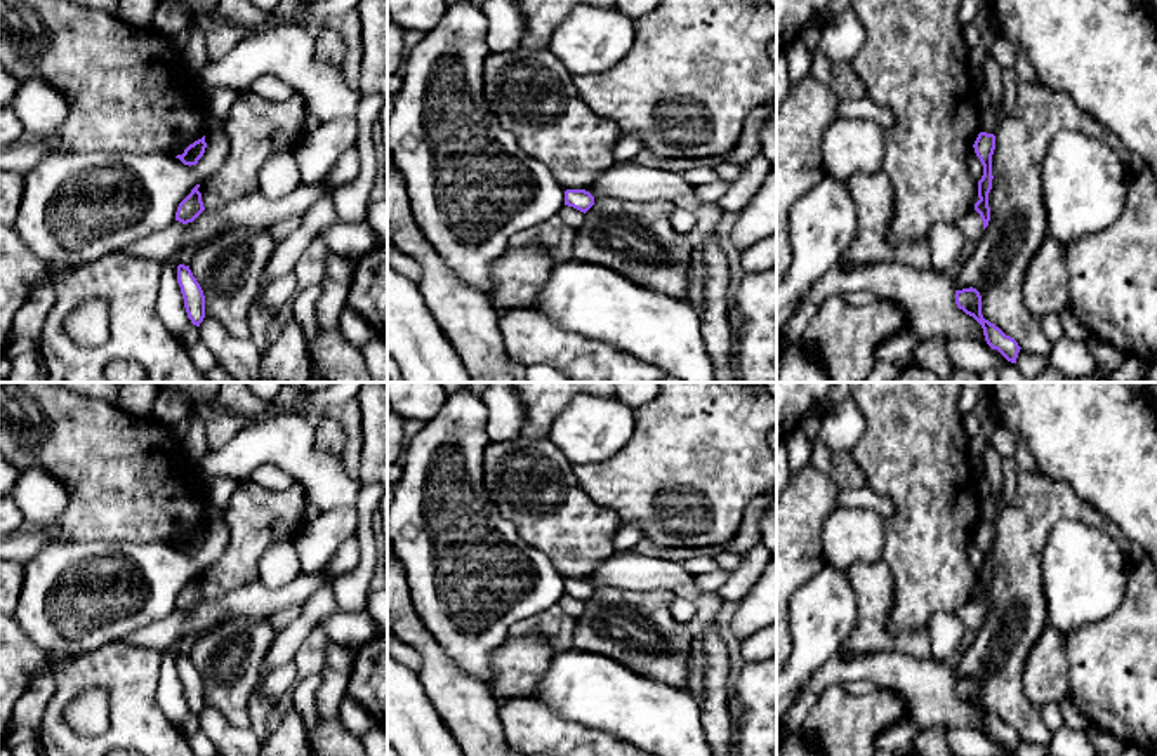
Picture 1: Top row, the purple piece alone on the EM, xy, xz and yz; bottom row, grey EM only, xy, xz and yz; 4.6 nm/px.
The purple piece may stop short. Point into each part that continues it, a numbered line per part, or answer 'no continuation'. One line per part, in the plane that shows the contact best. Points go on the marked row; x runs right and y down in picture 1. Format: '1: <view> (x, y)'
no continuation

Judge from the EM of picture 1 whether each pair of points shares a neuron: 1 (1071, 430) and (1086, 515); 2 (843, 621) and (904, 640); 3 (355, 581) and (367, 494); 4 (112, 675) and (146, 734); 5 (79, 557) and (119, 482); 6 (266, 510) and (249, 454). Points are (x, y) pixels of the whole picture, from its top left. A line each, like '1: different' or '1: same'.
1: different
2: different
3: same
4: same
5: different
6: different

